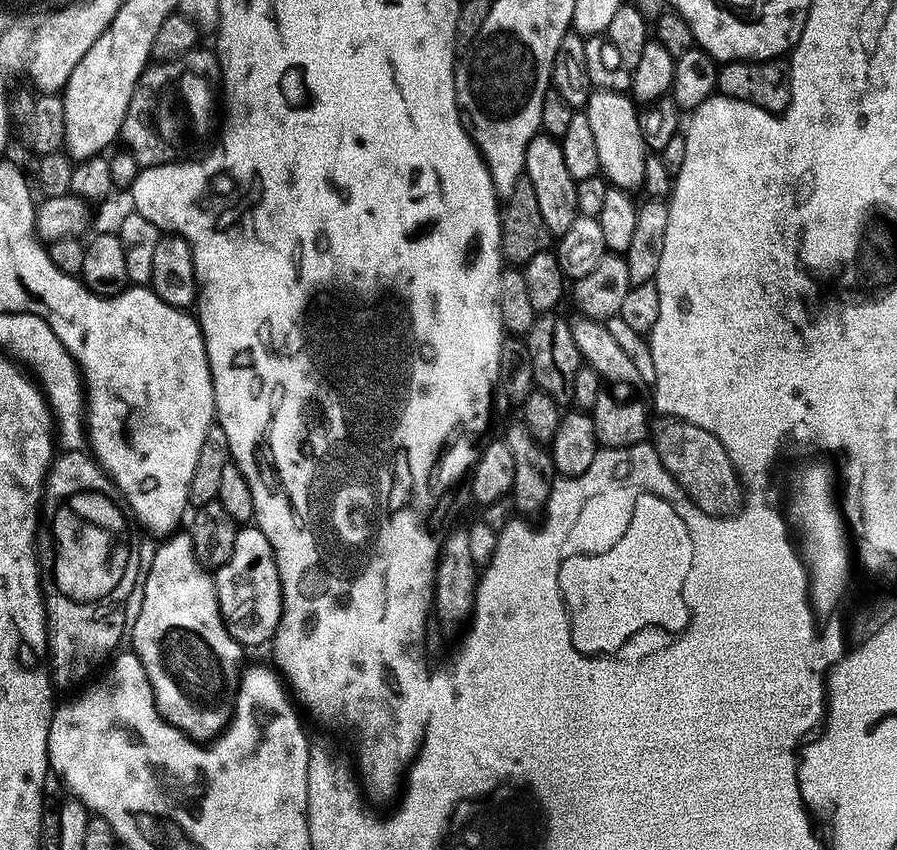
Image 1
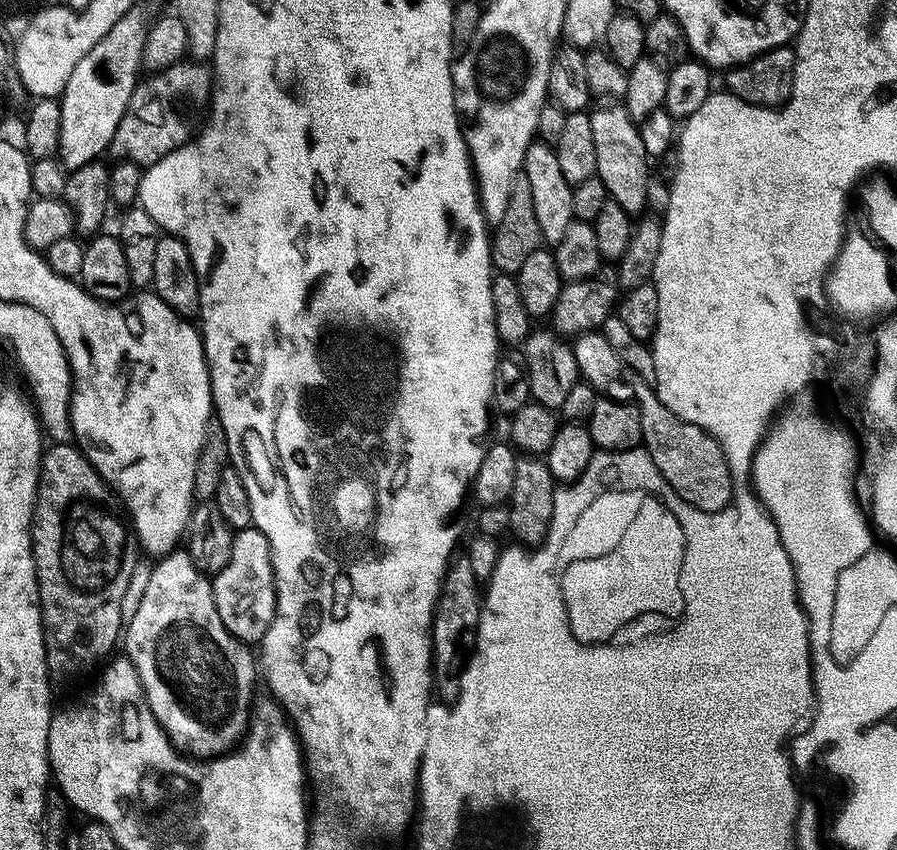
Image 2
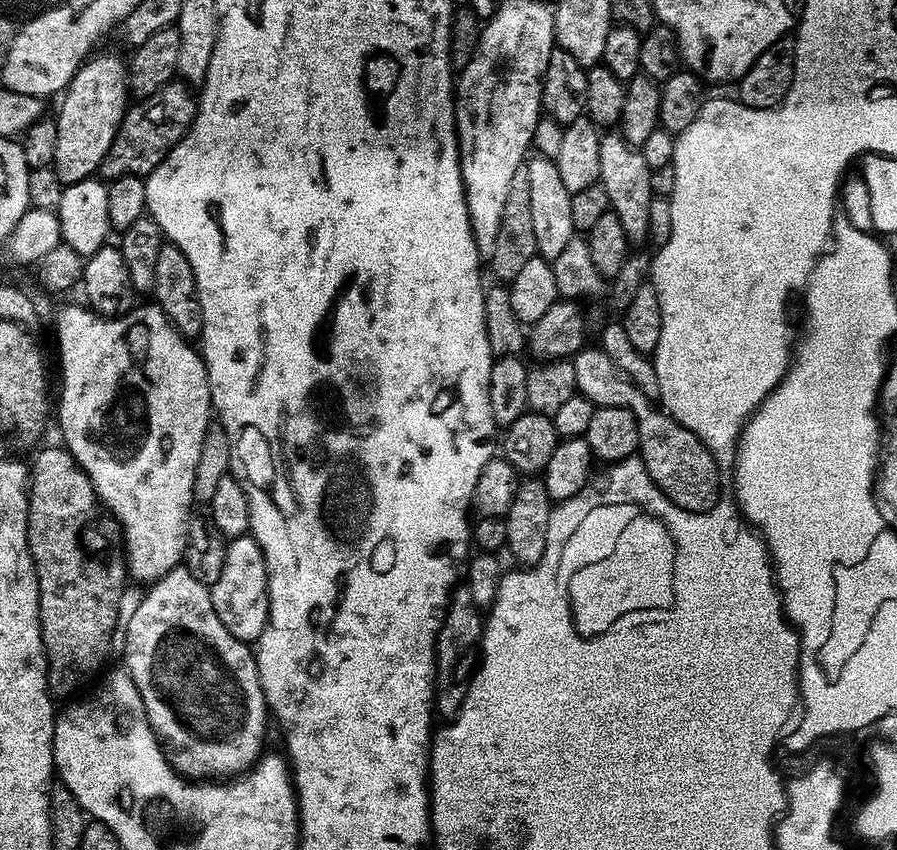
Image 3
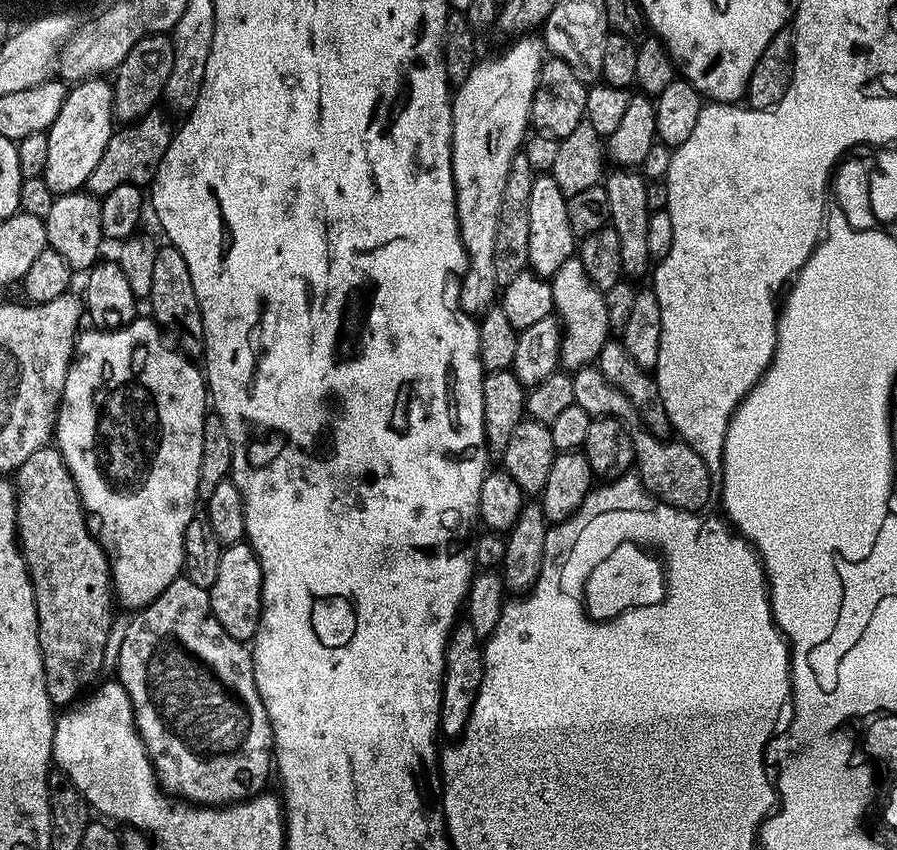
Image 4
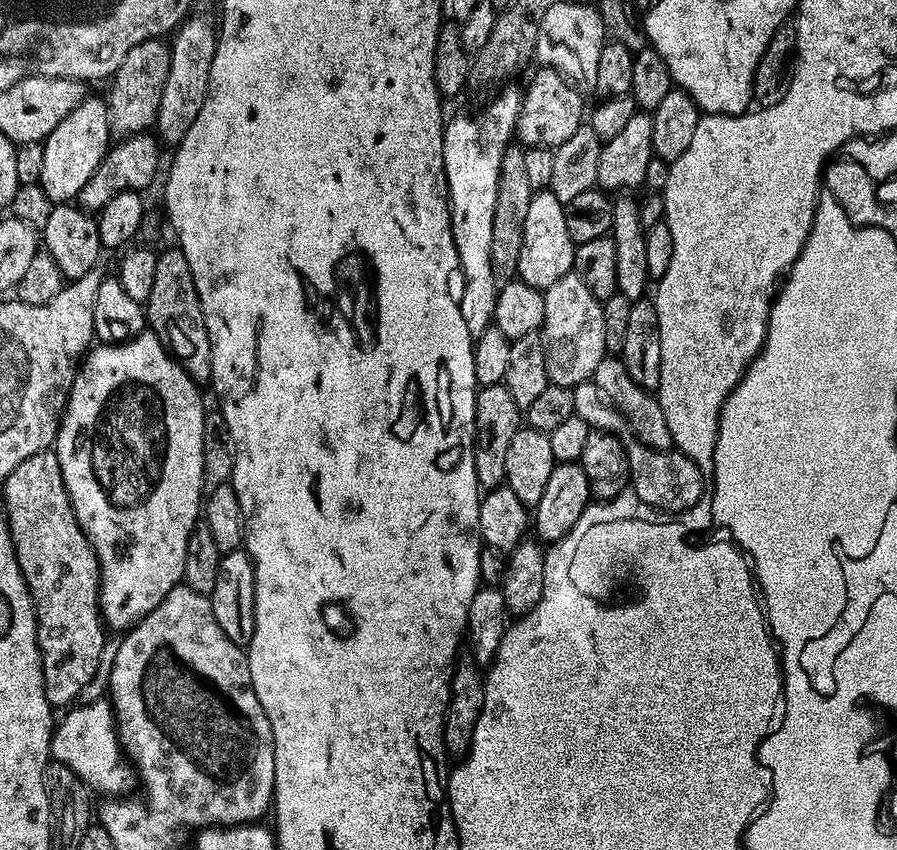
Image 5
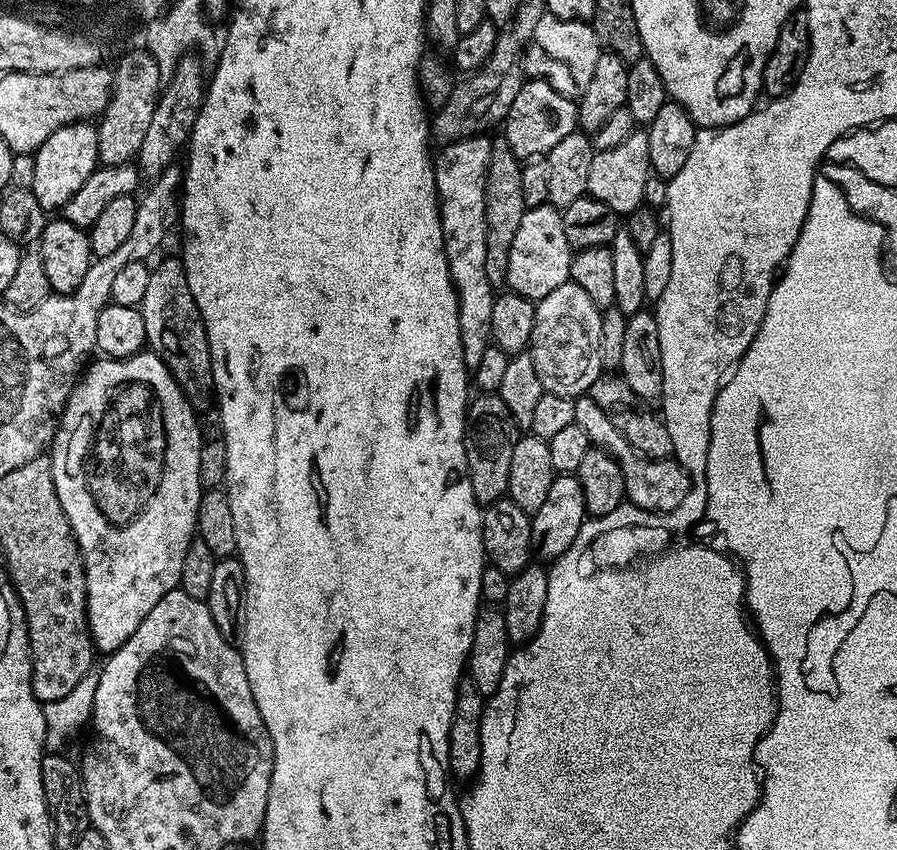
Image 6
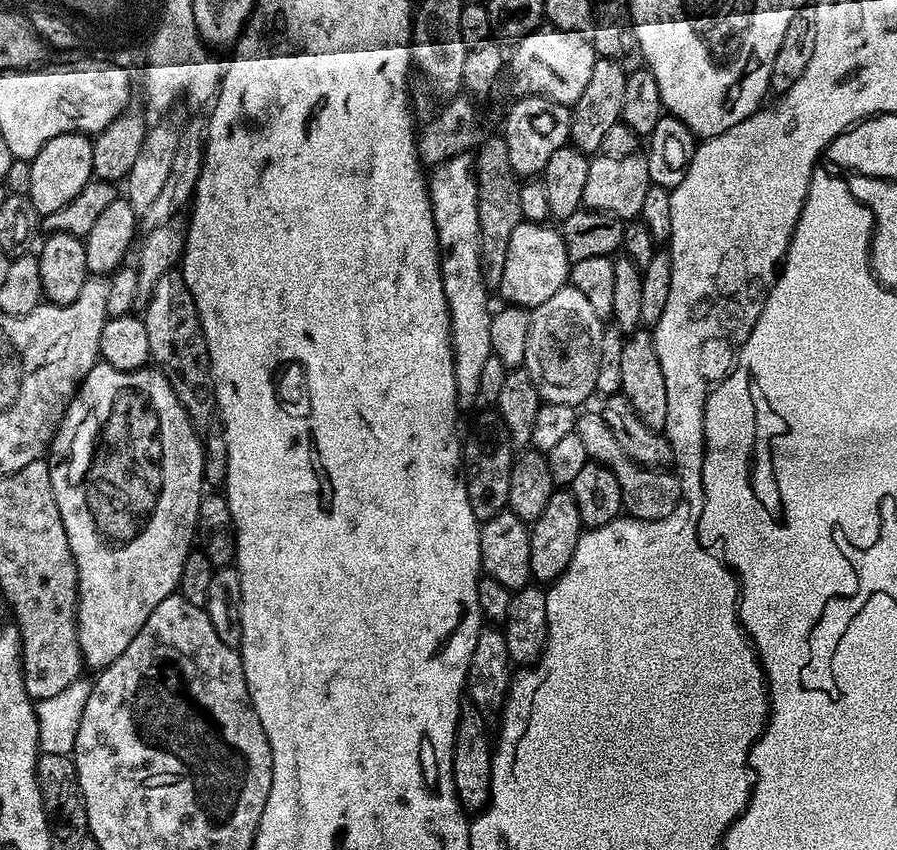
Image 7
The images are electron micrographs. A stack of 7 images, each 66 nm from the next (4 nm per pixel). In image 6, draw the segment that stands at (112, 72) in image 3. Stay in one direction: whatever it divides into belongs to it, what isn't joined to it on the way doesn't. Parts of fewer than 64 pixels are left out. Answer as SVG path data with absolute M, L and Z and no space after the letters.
M81 122L70 126L62 126L62 130L54 130L54 134L50 134L50 138L46 138L46 142L42 142L42 146L36 149L34 155L36 158L34 162L34 186L31 188L34 198L38 198L38 202L45 210L63 209L64 204L70 202L70 198L74 198L74 194L78 194L78 190L82 190L86 178L90 178L90 174L98 166L96 124Z

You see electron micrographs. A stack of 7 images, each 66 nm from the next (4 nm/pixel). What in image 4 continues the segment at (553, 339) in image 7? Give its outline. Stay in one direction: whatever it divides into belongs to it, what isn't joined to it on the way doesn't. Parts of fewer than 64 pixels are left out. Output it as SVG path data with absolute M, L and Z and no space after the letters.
M578 258L562 262L562 266L558 266L556 273L550 277L550 283L552 307L562 325L559 367L564 370L589 367L610 338L604 293L590 282Z

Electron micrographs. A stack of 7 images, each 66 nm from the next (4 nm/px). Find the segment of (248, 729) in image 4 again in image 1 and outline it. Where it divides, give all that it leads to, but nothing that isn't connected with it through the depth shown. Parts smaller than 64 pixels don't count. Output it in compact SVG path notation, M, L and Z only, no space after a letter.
M177 530L157 543L142 610L130 620L130 640L131 636L131 651L146 670L161 716L200 740L213 735L208 716L216 716L220 726L227 725L242 675L242 644L231 636L220 617L213 573L197 558L187 531Z

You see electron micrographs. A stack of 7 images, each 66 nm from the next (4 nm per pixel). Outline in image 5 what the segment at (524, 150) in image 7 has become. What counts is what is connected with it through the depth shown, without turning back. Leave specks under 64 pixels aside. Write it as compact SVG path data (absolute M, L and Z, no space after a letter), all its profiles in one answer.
M543 66L537 67L537 72L528 80L528 85L523 85L522 95L520 98L520 113L516 119L515 139L521 145L528 148L555 148L562 142L566 142L566 138L570 138L570 134L574 134L574 130L578 130L586 120L586 108L584 112L584 100L581 89L577 88L562 74L558 74L553 68Z

